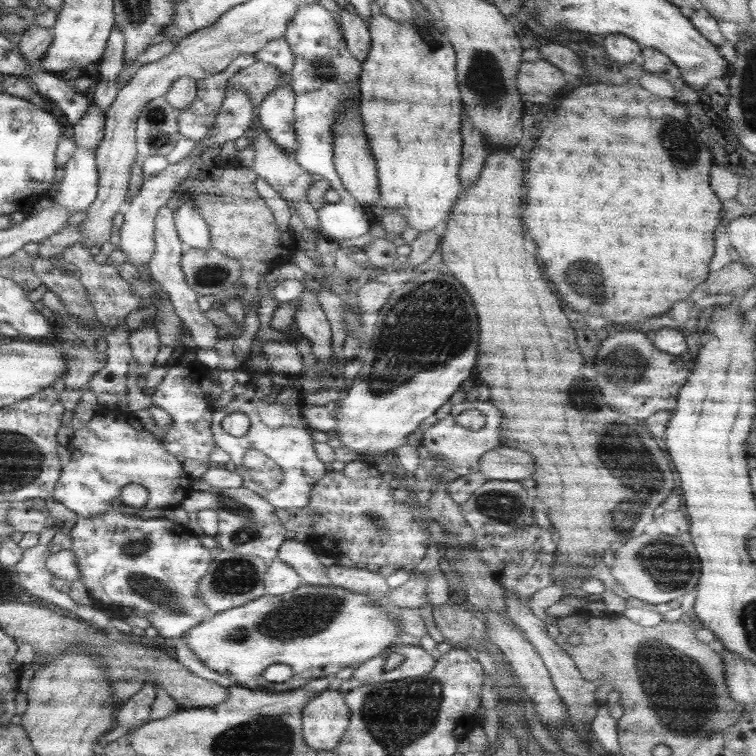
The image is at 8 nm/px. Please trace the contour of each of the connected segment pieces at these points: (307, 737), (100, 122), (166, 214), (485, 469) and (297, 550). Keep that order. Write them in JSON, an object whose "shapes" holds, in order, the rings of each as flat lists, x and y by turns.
{"shapes":[[[339,690,323,691,302,711,301,734,304,743,315,751,333,751,348,730,350,713,344,696]],[[94,103,86,109,85,115,73,124,73,137,76,146,96,150,102,140,105,127,105,112]],[[166,205,162,206,156,214,154,245,154,254,152,254,150,261,147,262,151,280,156,282,157,286,161,287,161,290,167,294,178,319,183,322,183,326,186,326,190,332,192,342,197,346,196,349,214,349,219,341,218,328,201,312,197,301,199,294,192,290,185,281,185,276,181,269,181,261,184,254,183,245,180,243,177,230,175,229,174,212]],[[500,446,498,450,489,450,478,462,478,472,489,480,520,481,534,472,534,460,528,452,516,448]],[[286,539,279,548,277,558,289,564,300,575,304,585,332,585,327,577,327,560,318,557,306,542]]]}

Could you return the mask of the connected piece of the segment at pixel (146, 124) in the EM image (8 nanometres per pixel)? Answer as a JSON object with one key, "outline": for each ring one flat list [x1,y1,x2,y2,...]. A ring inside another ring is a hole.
{"outline":[[162,96,151,100,141,110,137,120,137,160,158,154,166,157,181,139,177,127,177,111]]}

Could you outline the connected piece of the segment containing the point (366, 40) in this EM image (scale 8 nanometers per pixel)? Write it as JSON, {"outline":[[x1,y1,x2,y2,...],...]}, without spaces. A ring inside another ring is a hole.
{"outline":[[345,8,339,14,339,26,349,53,362,62,371,45,369,26,360,15,352,14]]}

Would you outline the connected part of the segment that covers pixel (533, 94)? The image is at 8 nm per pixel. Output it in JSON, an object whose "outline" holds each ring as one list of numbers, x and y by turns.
{"outline":[[547,60,522,61,516,75,516,86,525,102,544,104,564,95,566,79,563,72]]}

